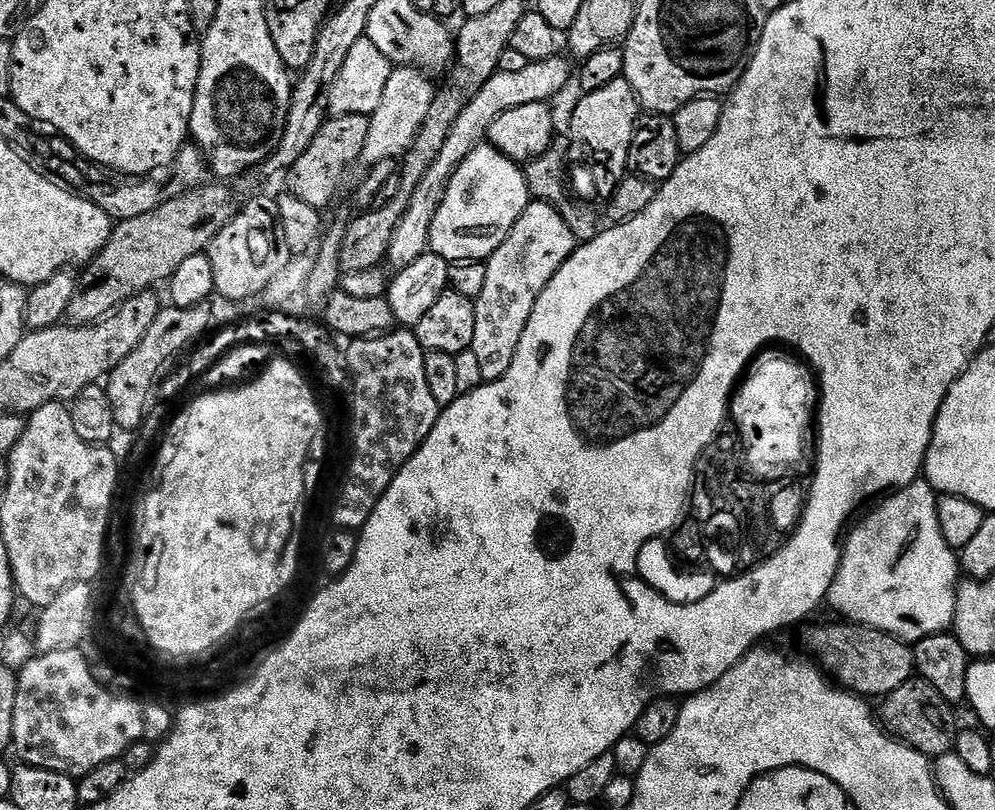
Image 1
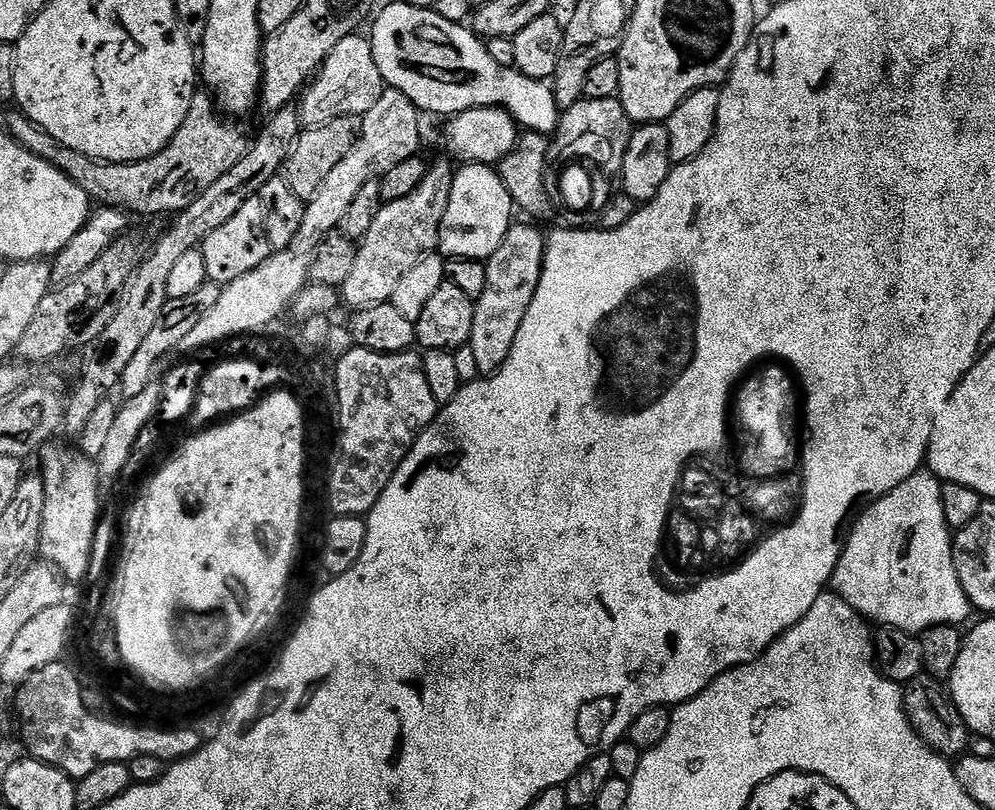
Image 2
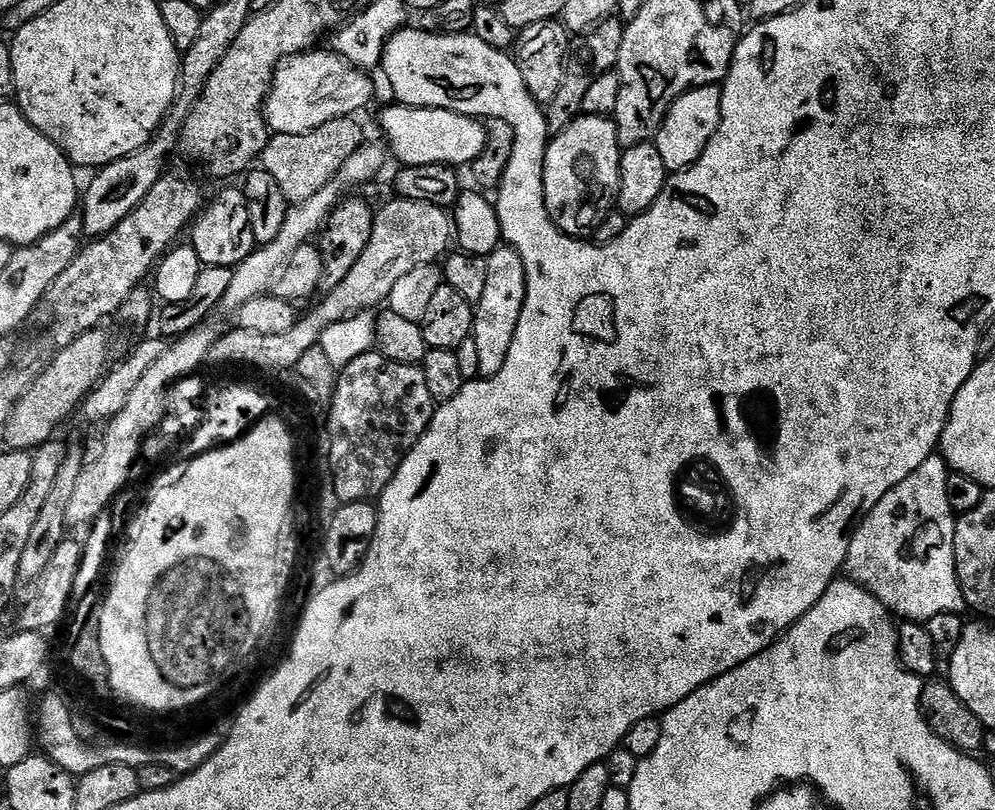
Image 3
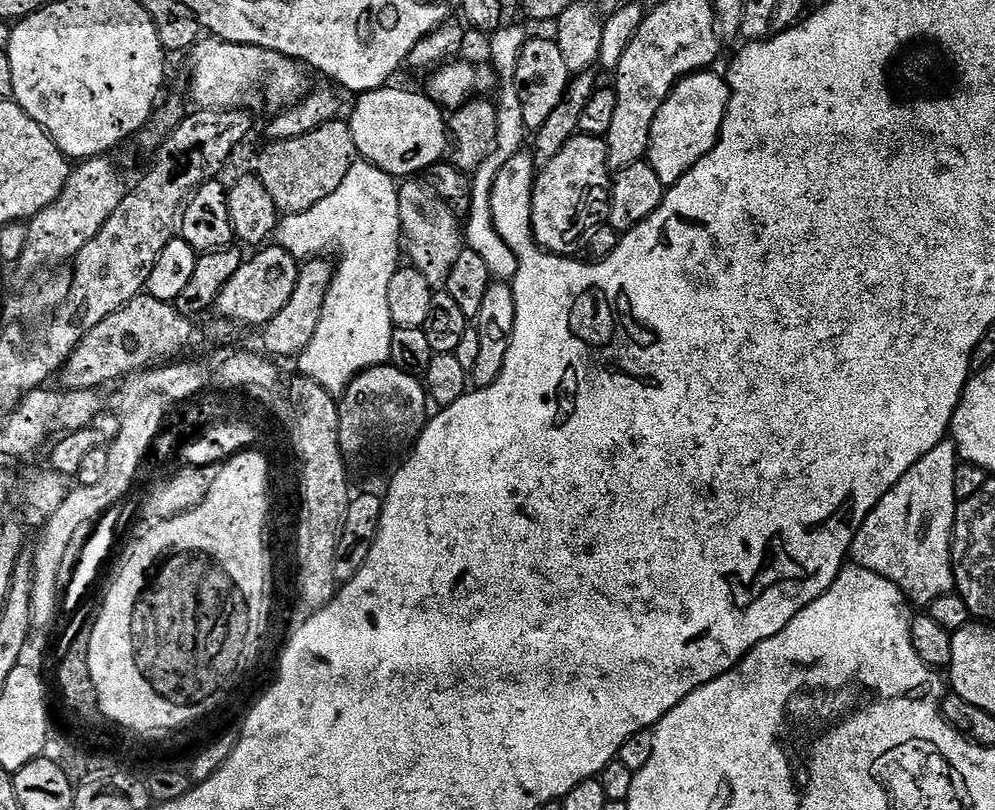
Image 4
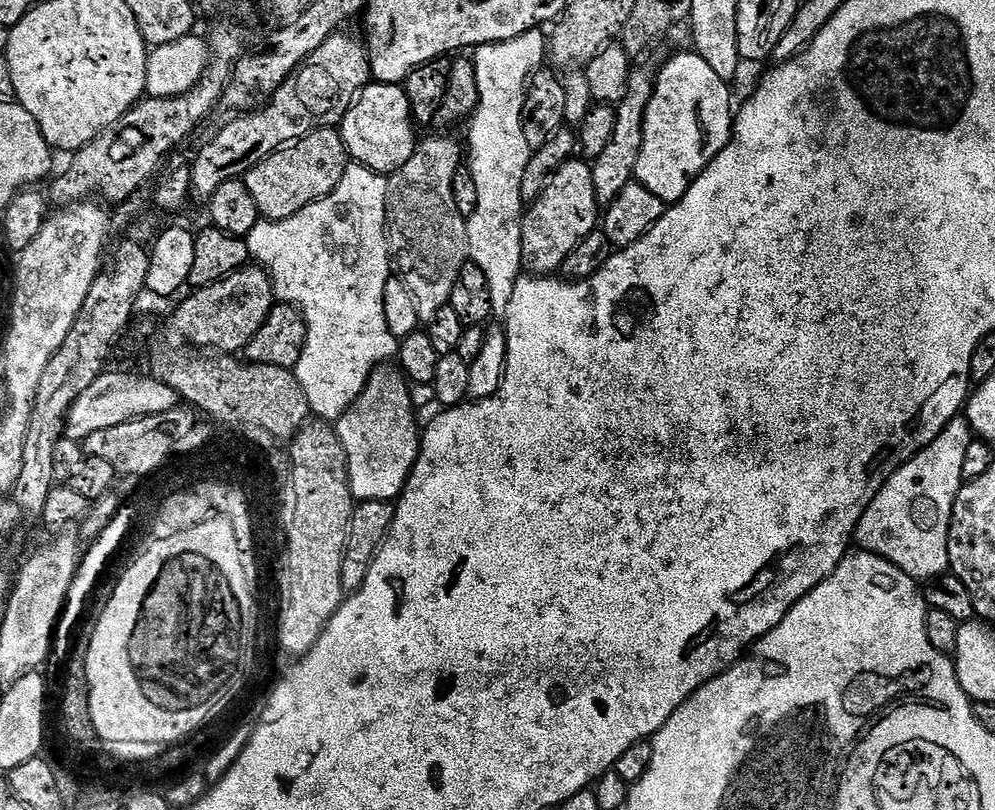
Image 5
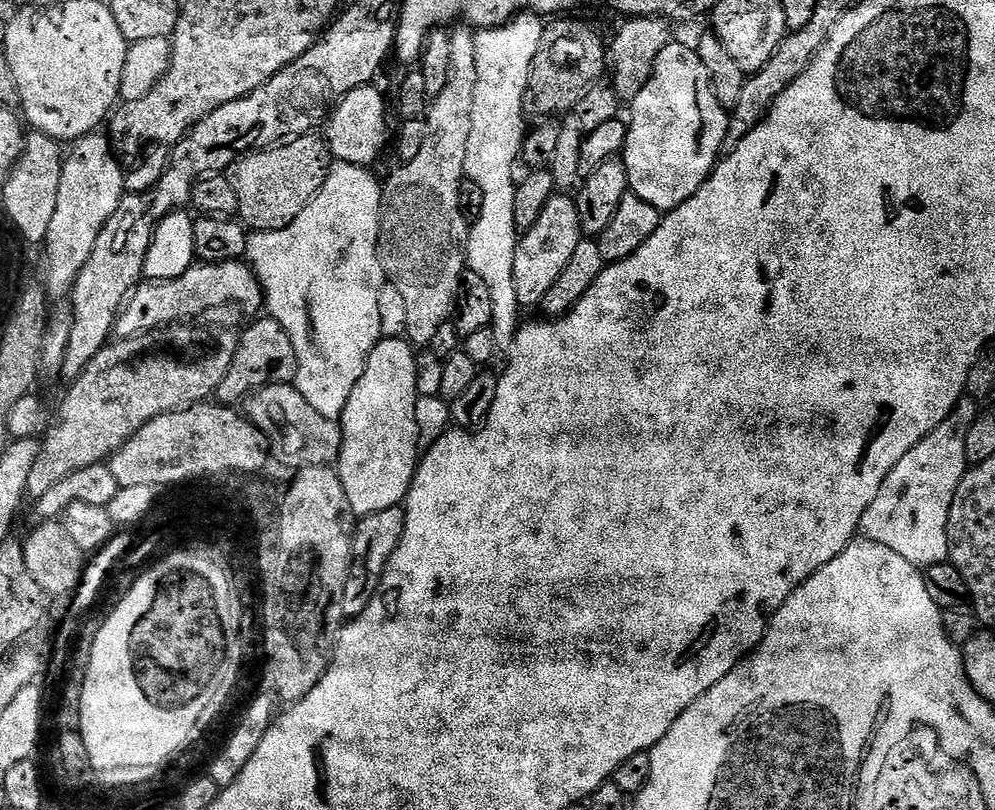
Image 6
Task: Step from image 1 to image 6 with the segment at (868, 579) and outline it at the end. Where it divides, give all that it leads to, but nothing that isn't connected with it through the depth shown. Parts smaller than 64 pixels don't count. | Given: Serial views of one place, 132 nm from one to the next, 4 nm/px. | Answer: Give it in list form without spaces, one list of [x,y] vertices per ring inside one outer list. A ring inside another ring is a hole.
[[[961,399],[956,409],[935,430],[926,434],[926,438],[922,438],[922,442],[918,442],[918,446],[914,446],[914,450],[910,450],[910,454],[906,454],[906,458],[894,466],[894,470],[890,470],[886,482],[882,482],[882,490],[878,490],[878,498],[874,498],[866,514],[862,514],[860,532],[863,539],[873,540],[894,550],[894,554],[906,558],[906,562],[921,570],[948,560],[948,511],[960,480],[970,467],[966,458],[966,430],[970,430],[970,422],[977,412],[977,401]]]

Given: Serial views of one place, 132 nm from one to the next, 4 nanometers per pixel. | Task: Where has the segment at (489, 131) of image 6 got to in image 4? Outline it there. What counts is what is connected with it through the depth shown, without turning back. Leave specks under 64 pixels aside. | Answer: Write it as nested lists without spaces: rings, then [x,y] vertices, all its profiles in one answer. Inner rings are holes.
[[[509,23],[507,26],[503,28],[499,28],[498,31],[491,33],[490,40],[492,40],[492,64],[491,67],[494,69],[496,67],[496,72],[498,75],[501,76],[502,79],[508,80],[508,85],[504,88],[504,93],[501,94],[500,100],[498,99],[498,107],[496,109],[496,113],[498,114],[498,138],[496,139],[496,150],[490,154],[490,158],[486,158],[486,162],[482,162],[482,166],[477,170],[476,173],[472,176],[472,205],[470,206],[470,210],[468,211],[468,215],[466,217],[466,244],[467,247],[472,248],[474,250],[474,254],[482,254],[482,262],[486,262],[486,266],[490,271],[492,272],[493,277],[497,281],[500,282],[510,282],[514,277],[516,277],[516,271],[518,270],[518,257],[514,254],[514,250],[510,250],[510,246],[506,246],[506,242],[502,242],[502,234],[498,234],[498,230],[494,226],[494,214],[490,210],[490,198],[492,197],[492,191],[494,190],[494,178],[499,174],[499,172],[502,170],[502,166],[506,166],[506,162],[510,162],[510,158],[514,158],[514,154],[516,152],[521,151],[522,145],[520,144],[524,140],[524,135],[526,135],[526,129],[524,127],[524,119],[522,118],[522,106],[518,102],[518,94],[516,93],[516,85],[515,83],[512,83],[512,81],[515,81],[516,78],[516,67],[518,66],[518,58],[520,57],[520,51],[524,48],[524,45],[528,43],[530,39],[530,33],[527,32],[524,28],[519,28],[518,25]]]

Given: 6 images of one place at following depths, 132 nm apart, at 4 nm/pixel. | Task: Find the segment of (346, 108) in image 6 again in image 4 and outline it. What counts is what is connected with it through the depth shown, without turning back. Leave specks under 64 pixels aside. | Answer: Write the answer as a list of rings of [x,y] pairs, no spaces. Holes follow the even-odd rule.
[[[385,86],[373,92],[365,92],[357,99],[360,101],[353,106],[352,117],[350,117],[354,146],[357,153],[367,163],[378,166],[393,178],[412,178],[420,174],[416,172],[427,173],[433,166],[445,159],[450,148],[446,112],[441,105],[423,91],[420,91],[421,93],[407,92],[404,88],[392,87]]]

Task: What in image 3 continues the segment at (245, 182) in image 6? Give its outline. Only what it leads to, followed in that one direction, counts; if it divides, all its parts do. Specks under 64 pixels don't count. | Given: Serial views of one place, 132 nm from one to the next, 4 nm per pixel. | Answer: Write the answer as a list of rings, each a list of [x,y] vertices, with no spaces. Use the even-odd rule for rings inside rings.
[[[343,116],[326,122],[326,126],[318,126],[306,134],[275,134],[264,147],[262,168],[278,182],[282,194],[289,205],[306,202],[306,198],[314,198],[322,186],[326,186],[336,177],[338,170],[366,142],[364,128],[359,119]]]

